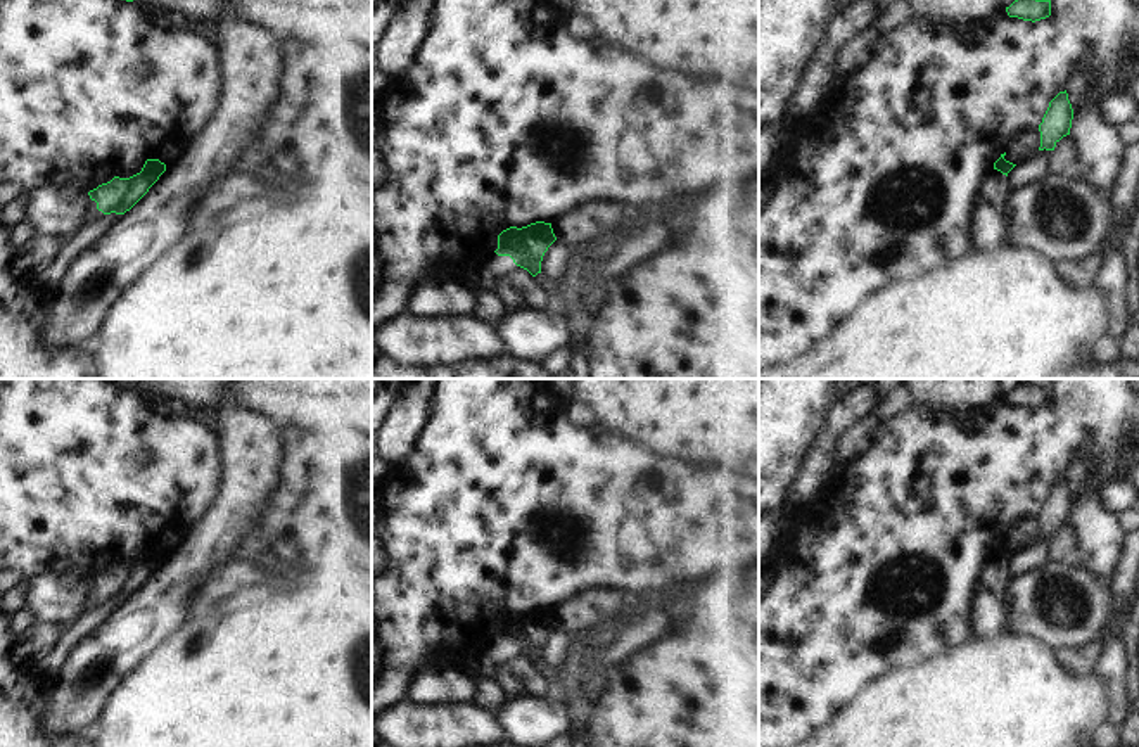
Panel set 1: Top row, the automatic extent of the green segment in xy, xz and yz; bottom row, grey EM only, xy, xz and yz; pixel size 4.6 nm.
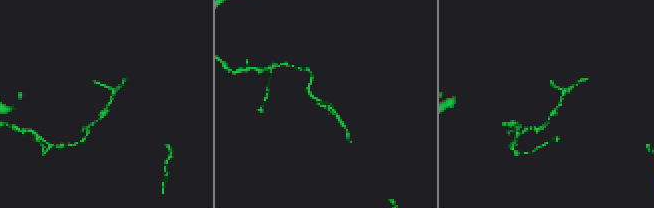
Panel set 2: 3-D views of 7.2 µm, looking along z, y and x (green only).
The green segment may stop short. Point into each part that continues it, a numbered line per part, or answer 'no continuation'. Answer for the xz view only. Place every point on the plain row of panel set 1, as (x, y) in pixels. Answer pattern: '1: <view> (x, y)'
no continuation

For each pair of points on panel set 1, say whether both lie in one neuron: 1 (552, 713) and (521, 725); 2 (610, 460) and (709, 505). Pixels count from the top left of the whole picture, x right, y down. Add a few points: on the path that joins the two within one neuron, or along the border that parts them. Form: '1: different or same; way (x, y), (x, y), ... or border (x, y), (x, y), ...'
1: same; way (545, 718), (528, 721)
2: same; way (636, 466), (676, 472), (687, 479)

